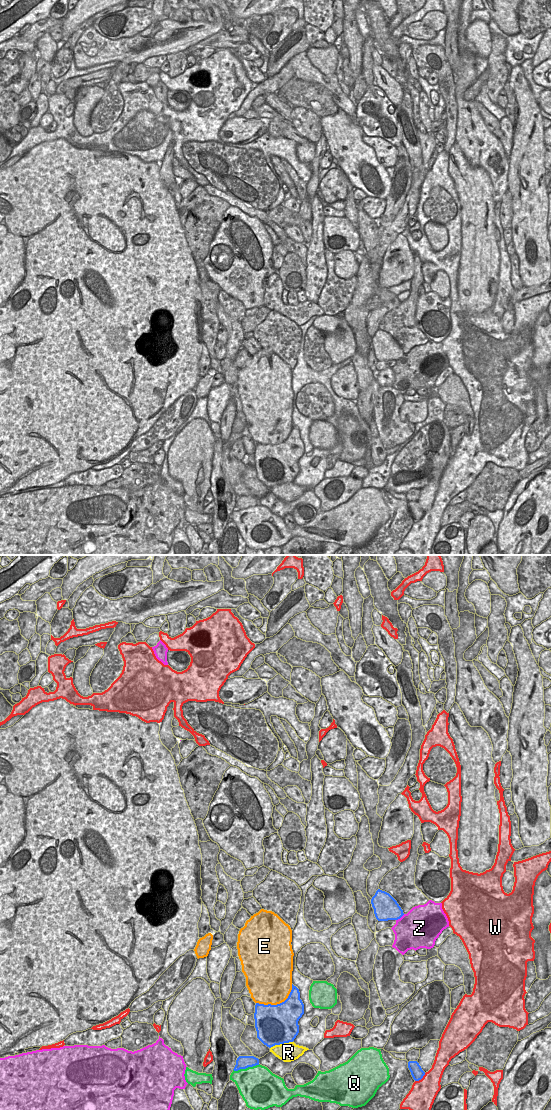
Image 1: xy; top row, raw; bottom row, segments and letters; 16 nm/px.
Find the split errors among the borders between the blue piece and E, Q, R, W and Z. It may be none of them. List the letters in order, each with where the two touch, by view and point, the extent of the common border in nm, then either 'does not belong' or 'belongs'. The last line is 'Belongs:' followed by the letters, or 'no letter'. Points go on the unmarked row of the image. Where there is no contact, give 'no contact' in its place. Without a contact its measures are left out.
E: contact xy (278, 444); length 650 nm; does not belong
Q: contact xy (246, 507); length 440 nm; does not belong
R: contact xy (281, 483); length 380 nm; does not belong
W: contact xy (420, 519); length 220 nm; does not belong
Z: contact xy (400, 357); length 180 nm; does not belong
Belongs: no letter

